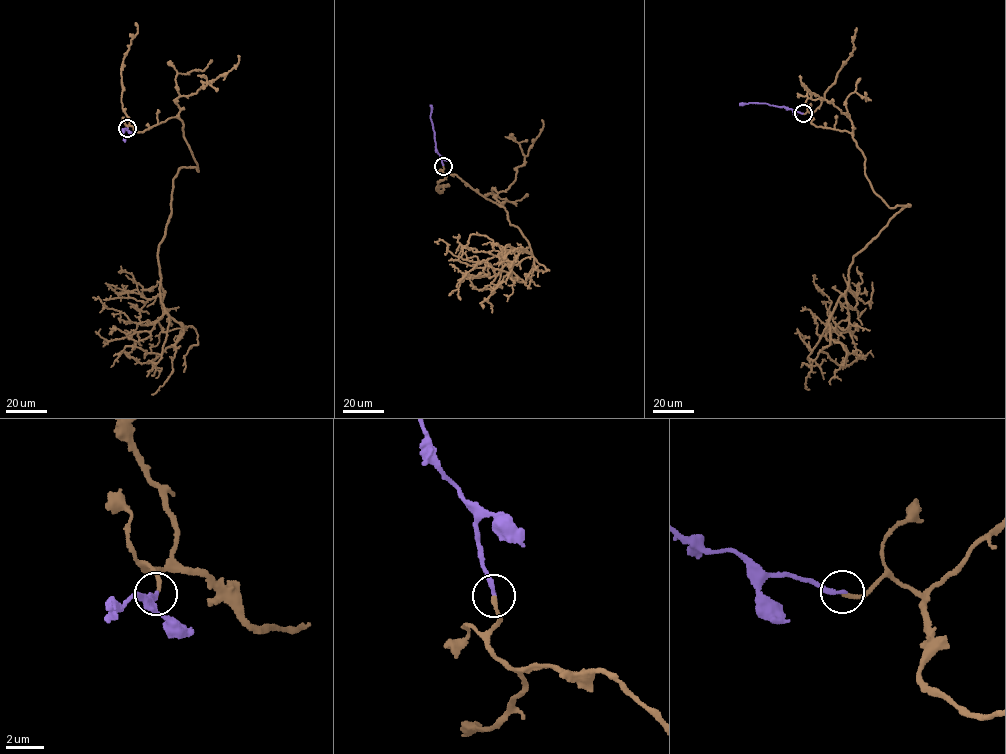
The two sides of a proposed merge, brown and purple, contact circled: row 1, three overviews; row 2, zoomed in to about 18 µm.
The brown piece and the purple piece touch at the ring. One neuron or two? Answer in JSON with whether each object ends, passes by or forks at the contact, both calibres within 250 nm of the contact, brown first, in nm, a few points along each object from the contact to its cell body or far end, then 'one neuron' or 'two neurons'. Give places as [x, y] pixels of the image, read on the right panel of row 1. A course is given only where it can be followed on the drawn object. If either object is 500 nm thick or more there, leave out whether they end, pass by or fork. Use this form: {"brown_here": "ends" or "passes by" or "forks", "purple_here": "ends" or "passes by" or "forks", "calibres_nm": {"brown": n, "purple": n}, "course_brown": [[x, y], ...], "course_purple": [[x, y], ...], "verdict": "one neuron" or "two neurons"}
{"brown_here": "ends", "purple_here": "ends", "calibres_nm": {"brown": 220, "purple": 220}, "course_brown": [[803, 113], [850, 133], [889, 207], [909, 204], [853, 258], [821, 350], [840, 367], [873, 356]], "course_purple": [[803, 113], [767, 103], [739, 105]], "verdict": "two neurons"}

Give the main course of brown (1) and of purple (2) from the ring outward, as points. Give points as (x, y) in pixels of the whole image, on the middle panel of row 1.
1: (443, 166), (502, 206), (531, 249), (519, 282), (499, 253), (531, 254), (521, 251), (484, 300), (492, 312)
2: (443, 166), (436, 148), (430, 117), (431, 105)

